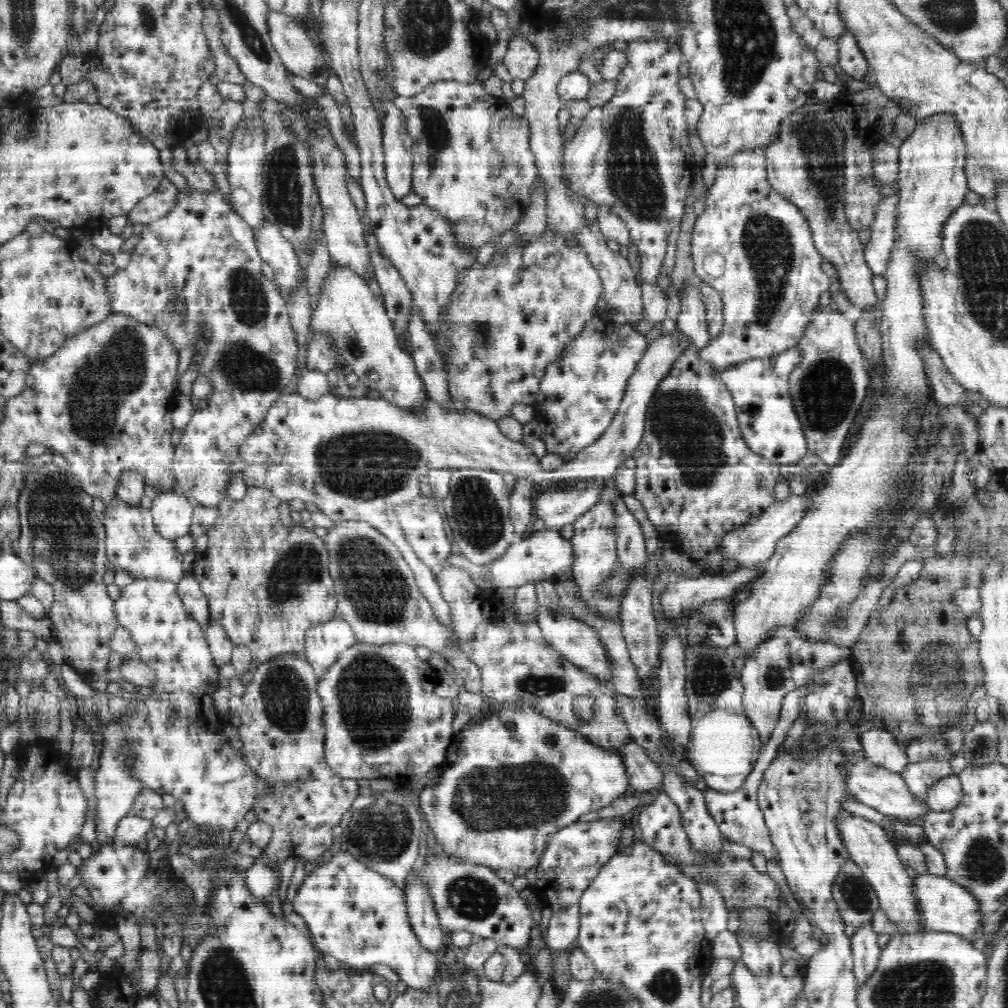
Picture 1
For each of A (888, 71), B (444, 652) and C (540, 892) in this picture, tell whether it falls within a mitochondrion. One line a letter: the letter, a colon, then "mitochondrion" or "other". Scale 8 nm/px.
A: other
B: other
C: other

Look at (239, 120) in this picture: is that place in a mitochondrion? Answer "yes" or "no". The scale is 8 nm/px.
no

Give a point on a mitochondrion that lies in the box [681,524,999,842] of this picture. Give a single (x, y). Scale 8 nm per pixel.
(937, 676)

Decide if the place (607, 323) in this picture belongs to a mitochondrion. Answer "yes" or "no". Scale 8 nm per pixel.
no

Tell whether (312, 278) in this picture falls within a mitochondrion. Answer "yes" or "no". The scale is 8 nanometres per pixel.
no

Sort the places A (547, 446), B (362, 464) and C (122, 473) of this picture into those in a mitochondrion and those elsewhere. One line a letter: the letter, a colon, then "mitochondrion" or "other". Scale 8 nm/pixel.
A: other
B: mitochondrion
C: other

